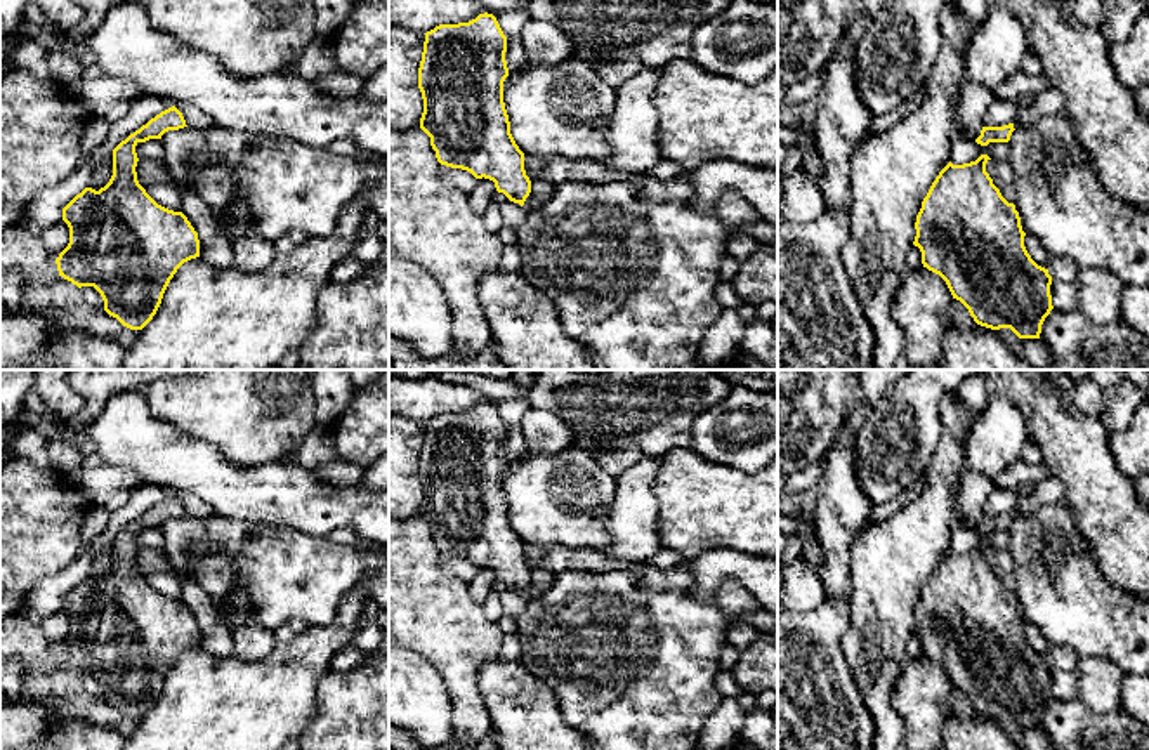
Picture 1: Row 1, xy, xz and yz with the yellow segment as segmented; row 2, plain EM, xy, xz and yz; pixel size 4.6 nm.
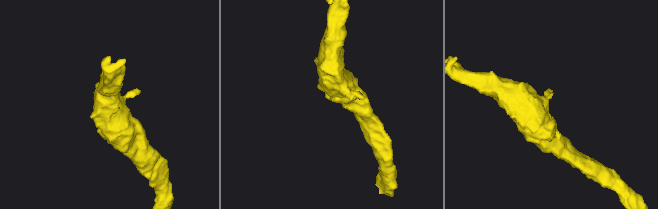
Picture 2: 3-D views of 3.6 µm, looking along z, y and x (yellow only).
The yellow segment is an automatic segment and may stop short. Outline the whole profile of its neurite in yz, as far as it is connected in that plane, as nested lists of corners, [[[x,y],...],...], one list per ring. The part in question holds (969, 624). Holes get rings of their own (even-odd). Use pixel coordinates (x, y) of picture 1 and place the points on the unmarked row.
[[[981,543],[975,550],[953,554],[951,550],[939,561],[932,571],[922,597],[916,604],[916,625],[913,634],[922,641],[922,653],[939,663],[953,688],[960,689],[981,715],[1000,719],[1010,717],[1019,727],[1040,727],[1041,714],[1054,698],[1048,658],[1038,655],[1024,635],[1024,625],[1019,601],[1008,592],[993,568],[986,561],[991,547]]]

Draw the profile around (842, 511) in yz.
[[[845,422],[826,451],[823,479],[816,486],[814,536],[823,550],[819,580],[833,599],[850,594],[849,552],[856,536],[868,528],[873,507],[856,470],[854,439]]]

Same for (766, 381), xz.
[[[708,370],[732,385],[743,385],[778,396],[778,370]]]

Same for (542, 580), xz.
[[[524,543],[524,559],[531,569],[531,582],[526,587],[522,599],[526,602],[543,595],[555,582],[555,576],[543,569],[542,561],[547,549],[536,547],[533,543]]]

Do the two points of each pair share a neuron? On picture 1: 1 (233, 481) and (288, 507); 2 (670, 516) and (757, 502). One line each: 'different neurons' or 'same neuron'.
1: same neuron
2: same neuron

